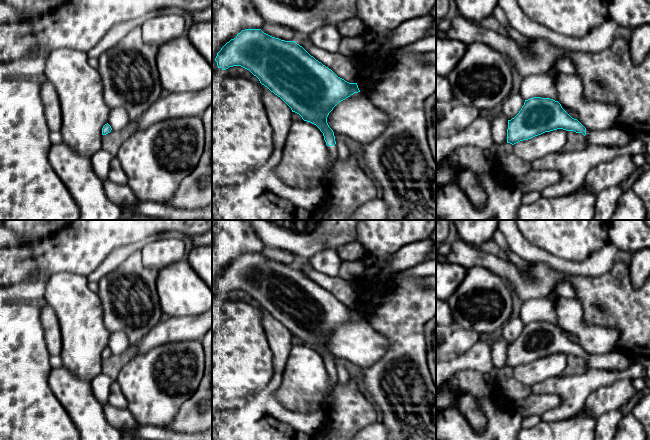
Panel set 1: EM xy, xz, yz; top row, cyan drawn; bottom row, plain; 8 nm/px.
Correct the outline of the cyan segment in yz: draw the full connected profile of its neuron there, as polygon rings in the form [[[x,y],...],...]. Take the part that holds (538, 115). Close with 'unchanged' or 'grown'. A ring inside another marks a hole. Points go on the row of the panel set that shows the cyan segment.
[[[533,97],[525,100],[519,113],[508,120],[507,143],[512,145],[557,129],[583,134],[591,145],[625,146],[632,139],[622,127],[588,130],[572,118],[558,101]]]; grown

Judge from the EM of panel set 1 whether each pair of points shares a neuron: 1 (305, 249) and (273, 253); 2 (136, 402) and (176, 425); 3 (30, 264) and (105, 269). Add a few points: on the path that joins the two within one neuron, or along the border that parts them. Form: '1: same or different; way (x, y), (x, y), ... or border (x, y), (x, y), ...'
1: different; border (265, 246), (286, 249), (298, 256)
2: different; border (184, 402), (173, 420), (166, 427)
3: different; border (112, 251), (87, 276)

